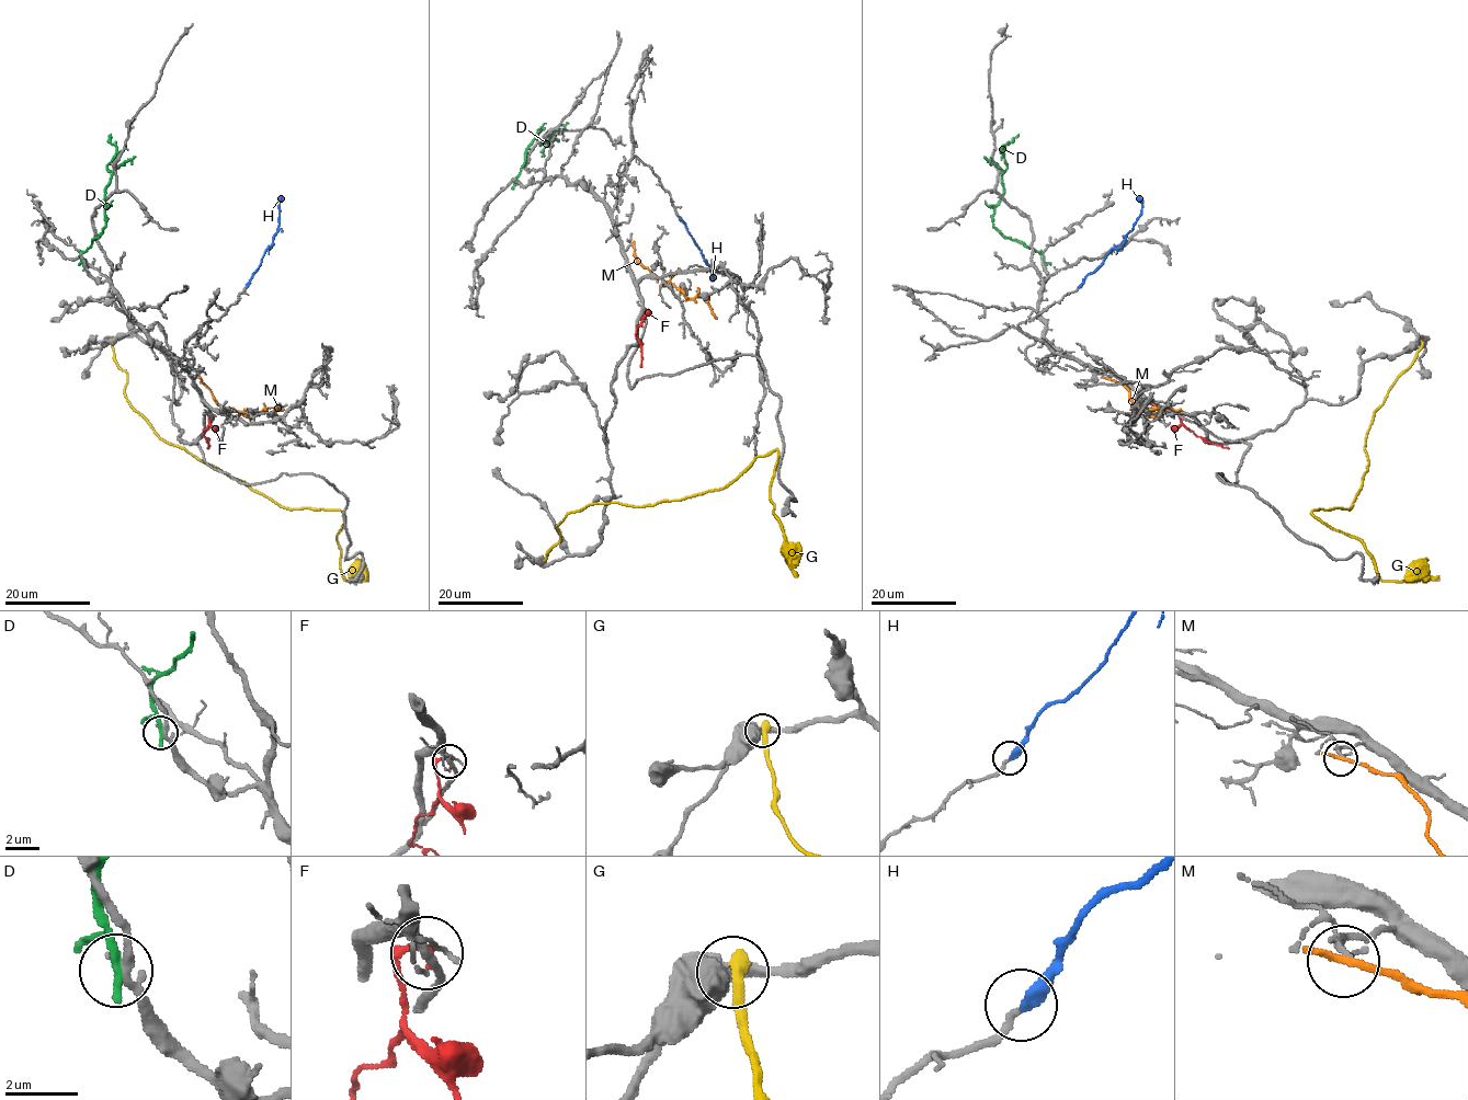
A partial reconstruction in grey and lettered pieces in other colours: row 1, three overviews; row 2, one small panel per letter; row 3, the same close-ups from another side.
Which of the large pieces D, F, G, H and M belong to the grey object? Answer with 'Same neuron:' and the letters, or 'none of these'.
Same neuron: H

